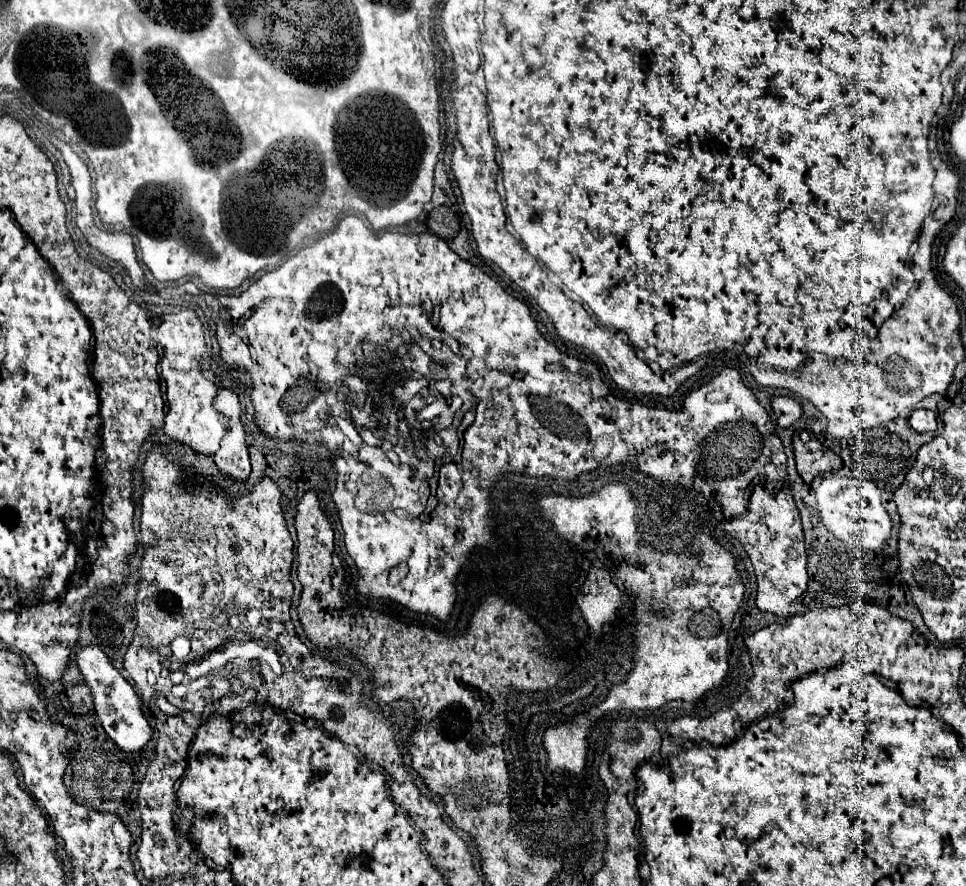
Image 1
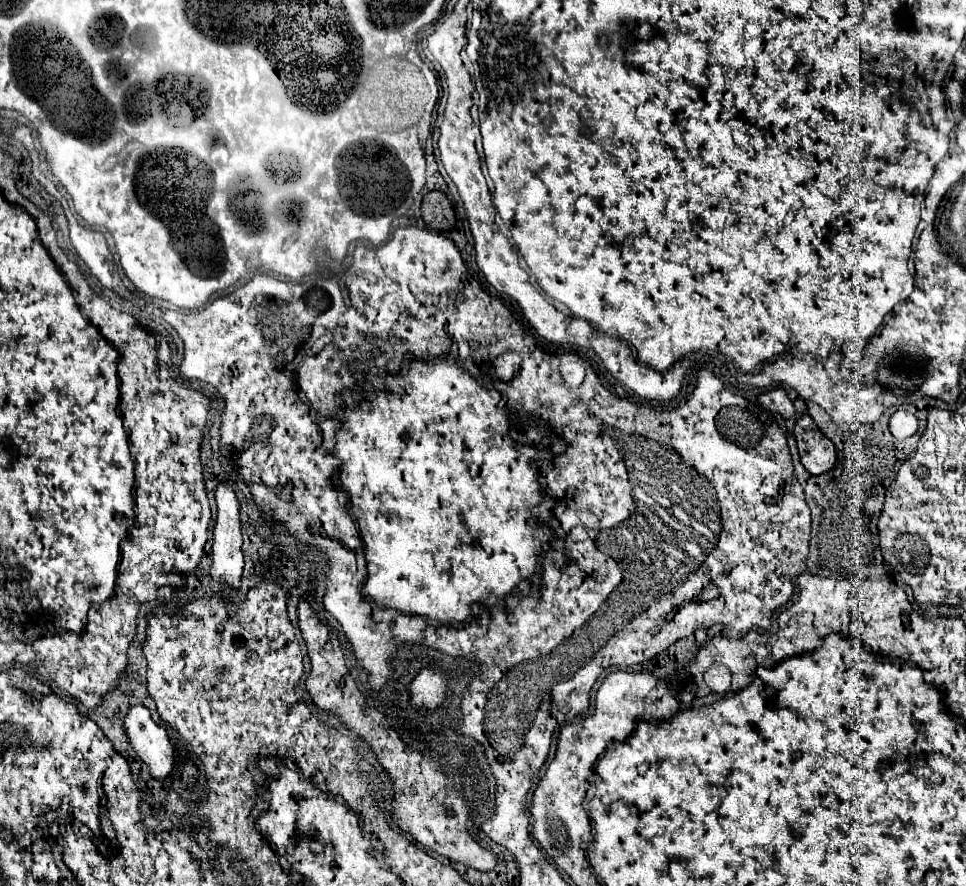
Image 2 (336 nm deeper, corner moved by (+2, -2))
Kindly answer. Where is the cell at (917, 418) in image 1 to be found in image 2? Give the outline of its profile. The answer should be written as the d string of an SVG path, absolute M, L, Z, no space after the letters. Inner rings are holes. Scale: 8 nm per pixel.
M898 409L892 417L890 417L890 433L896 437L896 439L906 439L906 437L912 437L918 429L918 419L904 411L904 409Z

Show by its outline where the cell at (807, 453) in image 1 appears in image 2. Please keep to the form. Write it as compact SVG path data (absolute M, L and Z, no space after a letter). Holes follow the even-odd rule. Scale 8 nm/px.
M802 415L796 421L794 437L798 443L800 459L812 475L826 473L834 467L836 463L834 443L828 437L824 437L824 433L814 425L810 415Z

